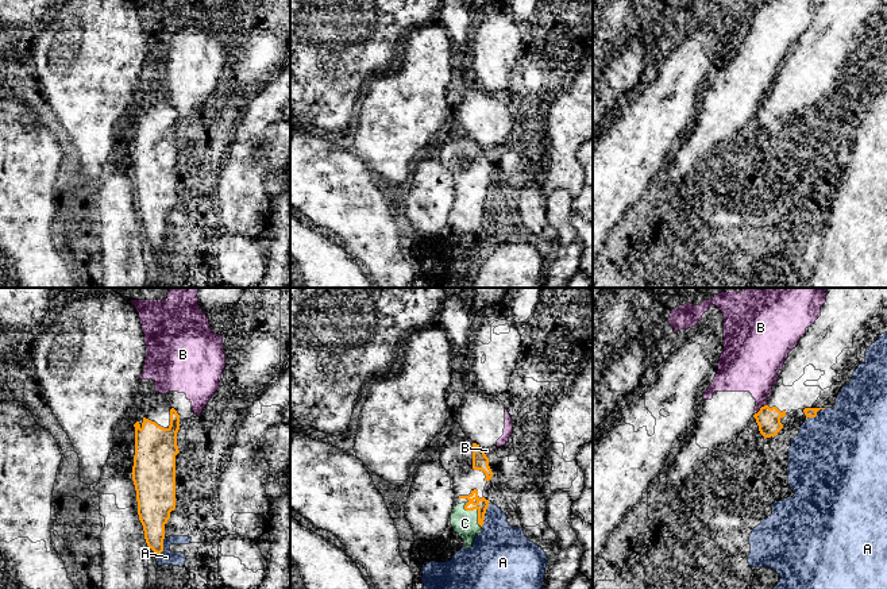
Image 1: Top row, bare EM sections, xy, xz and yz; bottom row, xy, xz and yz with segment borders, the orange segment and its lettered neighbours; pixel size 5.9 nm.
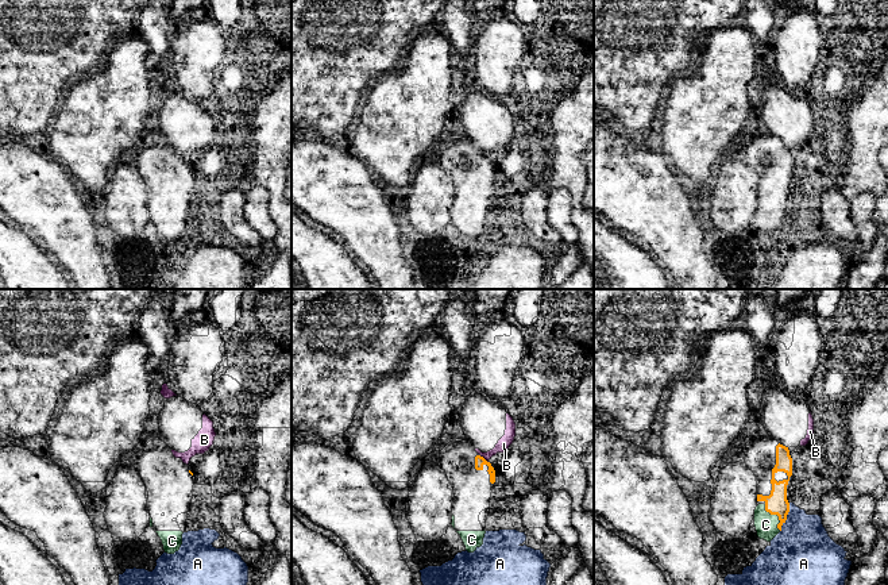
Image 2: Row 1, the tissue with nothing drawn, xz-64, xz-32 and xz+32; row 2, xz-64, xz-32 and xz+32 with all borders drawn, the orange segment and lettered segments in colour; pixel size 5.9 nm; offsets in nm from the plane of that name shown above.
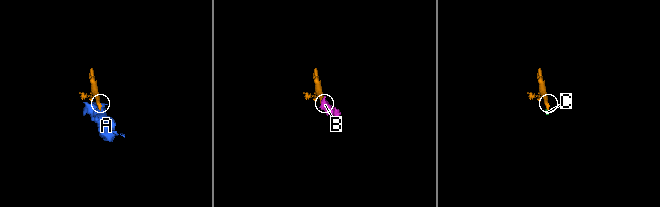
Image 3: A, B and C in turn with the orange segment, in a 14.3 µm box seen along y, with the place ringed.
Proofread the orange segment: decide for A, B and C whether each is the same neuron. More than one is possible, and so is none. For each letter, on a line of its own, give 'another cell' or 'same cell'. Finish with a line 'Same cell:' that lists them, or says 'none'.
A: another cell
B: another cell
C: same cell
Same cell: C

